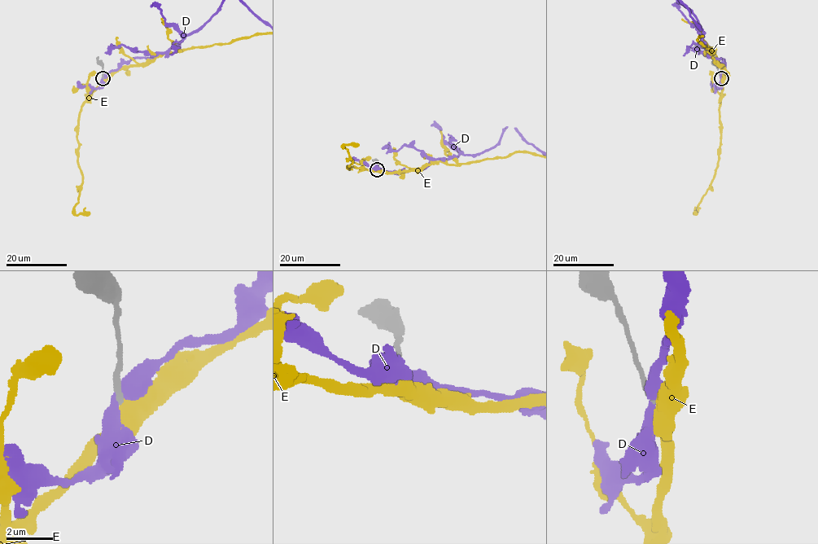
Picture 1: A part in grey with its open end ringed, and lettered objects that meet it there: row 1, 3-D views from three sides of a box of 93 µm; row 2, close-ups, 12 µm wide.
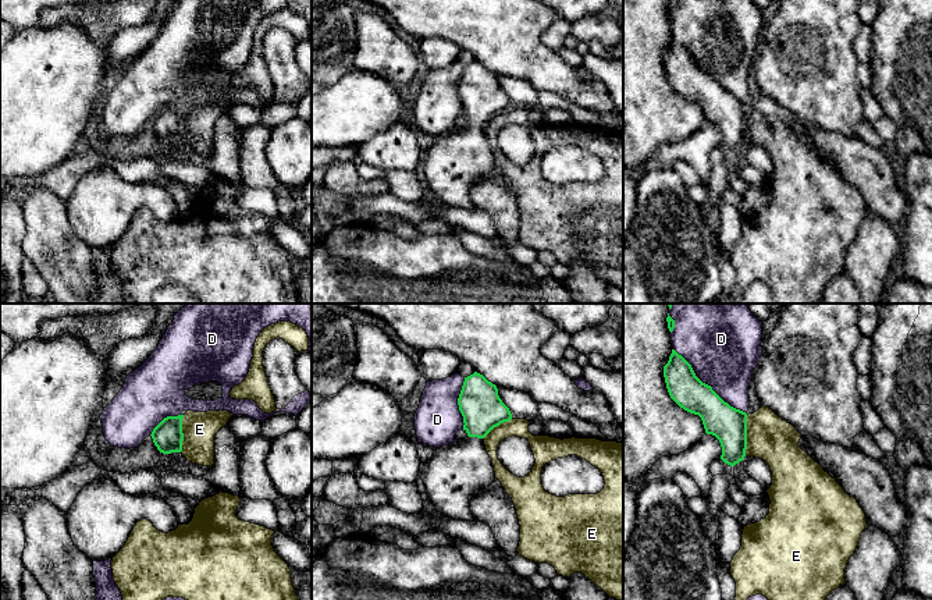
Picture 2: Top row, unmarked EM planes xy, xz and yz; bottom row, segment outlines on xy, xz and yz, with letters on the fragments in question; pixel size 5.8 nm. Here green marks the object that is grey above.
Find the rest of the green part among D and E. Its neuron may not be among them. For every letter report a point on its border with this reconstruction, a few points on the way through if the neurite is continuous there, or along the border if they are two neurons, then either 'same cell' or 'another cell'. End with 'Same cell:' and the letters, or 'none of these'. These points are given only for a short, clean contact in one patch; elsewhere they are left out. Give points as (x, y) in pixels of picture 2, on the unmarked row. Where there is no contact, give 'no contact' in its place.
D: yz (707, 73) | another cell
E: yz (746, 124) | along yz (747, 103), (747, 137), (744, 144) | another cell
Same cell: none of these

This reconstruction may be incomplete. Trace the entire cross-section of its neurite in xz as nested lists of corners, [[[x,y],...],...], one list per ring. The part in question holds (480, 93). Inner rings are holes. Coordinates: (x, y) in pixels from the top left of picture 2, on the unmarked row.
[[[477,60],[465,65],[458,93],[463,104],[463,118],[467,124],[463,128],[455,128],[437,136],[435,142],[424,150],[421,168],[431,192],[445,206],[476,209],[470,199],[472,185],[495,168],[492,148],[485,138],[484,125],[494,116],[509,110],[512,102],[499,86],[497,74]]]

